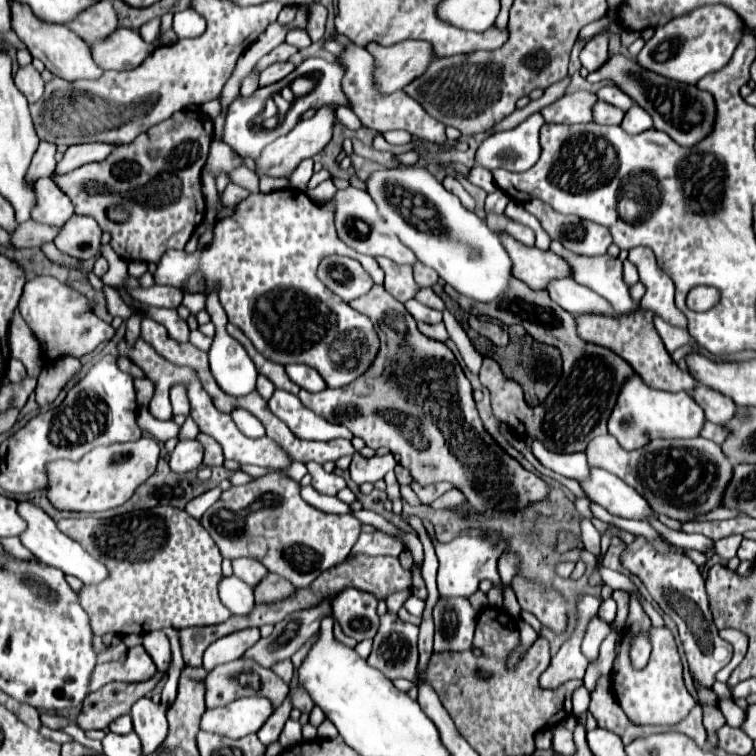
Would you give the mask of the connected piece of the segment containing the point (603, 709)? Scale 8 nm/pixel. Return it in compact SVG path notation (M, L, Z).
M601 676L597 680L595 690L591 692L589 712L597 720L597 726L615 732L623 740L623 744L631 744L633 740L645 738L649 734L667 732L665 726L637 726L637 724L633 724L625 716L623 708L617 702L613 702L611 692L609 692L609 676Z

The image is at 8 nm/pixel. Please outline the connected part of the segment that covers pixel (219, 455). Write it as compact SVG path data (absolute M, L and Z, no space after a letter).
M199 434L197 440L199 440L199 442L203 444L203 448L205 448L203 466L223 466L225 458L223 458L223 450L221 450L221 446L219 446L215 440L211 440L209 436L203 436L203 434Z

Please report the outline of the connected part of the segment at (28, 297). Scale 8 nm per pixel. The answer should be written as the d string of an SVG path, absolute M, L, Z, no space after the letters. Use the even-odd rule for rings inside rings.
M35 276L25 284L19 300L19 312L39 340L45 364L55 364L67 356L81 360L85 354L93 352L101 342L111 340L115 334L109 324L89 310L89 300L85 294L53 276Z

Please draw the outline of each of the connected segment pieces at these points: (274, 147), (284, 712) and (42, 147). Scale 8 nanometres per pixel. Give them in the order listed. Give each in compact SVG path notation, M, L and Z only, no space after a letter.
M321 106L317 110L317 114L311 120L301 120L287 136L277 138L273 144L269 144L261 156L255 160L257 170L255 174L261 176L271 176L271 178L289 178L291 172L305 160L305 158L313 158L315 154L319 154L325 144L331 140L331 132L333 132L333 124L335 124L335 110Z
M287 696L285 704L281 704L281 708L277 708L277 710L273 712L273 716L271 716L271 718L263 724L263 728L257 732L259 740L261 740L265 746L269 746L271 742L275 742L275 740L279 738L279 734L281 734L285 722L287 722L291 710L293 710L293 706L291 706L291 696Z
M41 142L29 166L29 176L25 180L39 180L41 176L51 176L55 170L55 146Z

